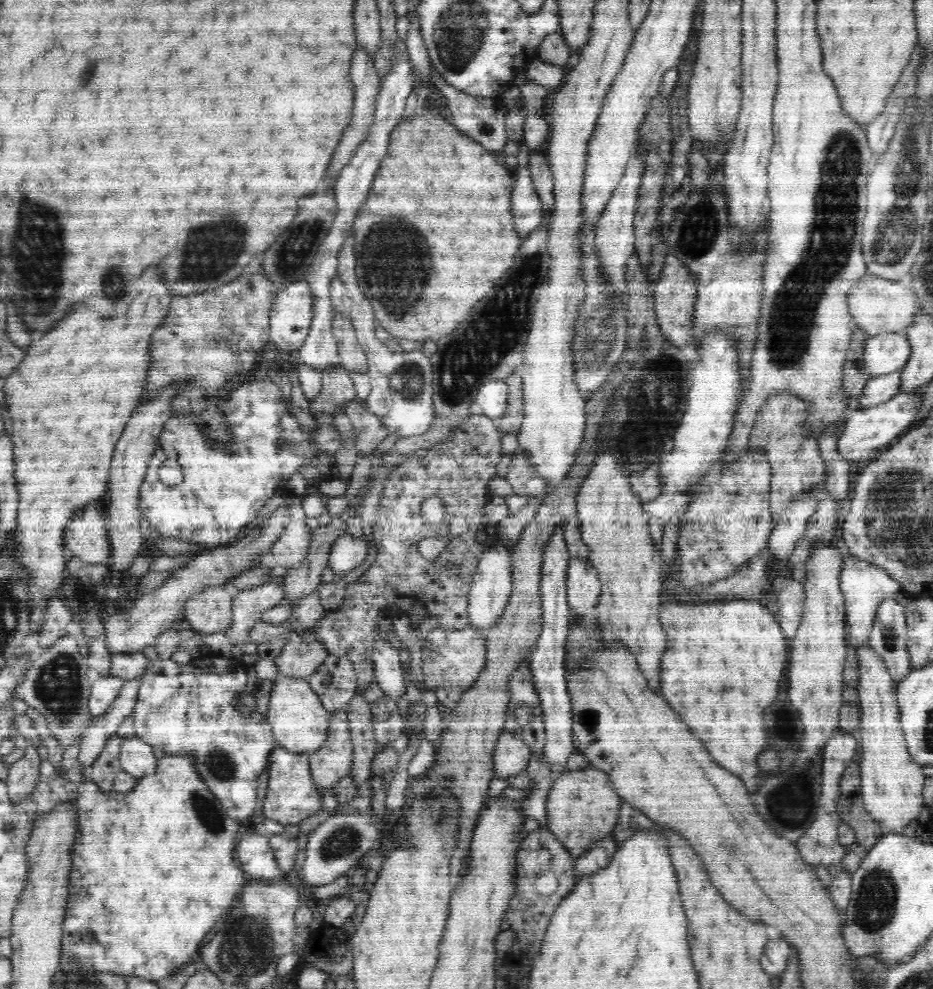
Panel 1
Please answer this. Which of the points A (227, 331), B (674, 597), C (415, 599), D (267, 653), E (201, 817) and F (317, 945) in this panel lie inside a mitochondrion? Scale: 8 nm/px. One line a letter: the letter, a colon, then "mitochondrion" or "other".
A: mitochondrion
B: other
C: other
D: other
E: mitochondrion
F: other

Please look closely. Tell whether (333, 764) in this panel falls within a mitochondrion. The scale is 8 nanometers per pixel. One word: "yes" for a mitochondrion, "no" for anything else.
no

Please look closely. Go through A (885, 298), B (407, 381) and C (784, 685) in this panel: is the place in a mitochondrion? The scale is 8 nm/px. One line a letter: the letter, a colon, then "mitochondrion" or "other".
A: other
B: mitochondrion
C: other

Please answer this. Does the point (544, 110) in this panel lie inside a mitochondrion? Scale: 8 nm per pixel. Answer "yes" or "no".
no

